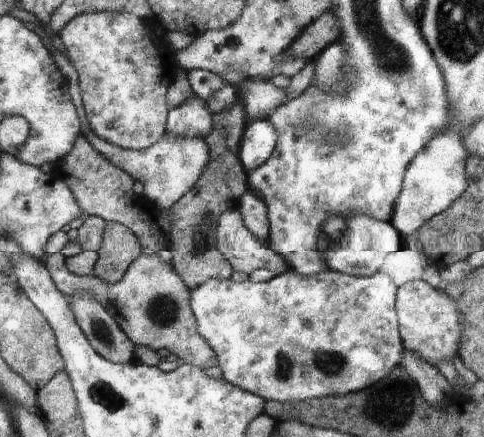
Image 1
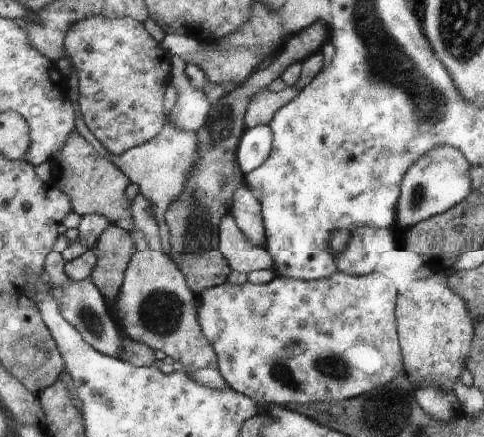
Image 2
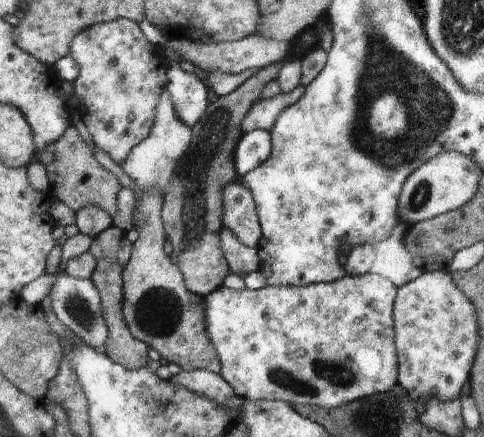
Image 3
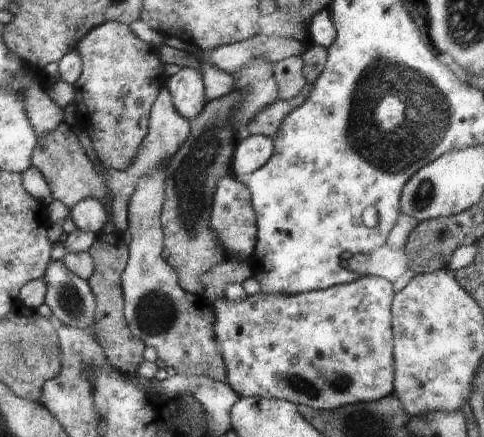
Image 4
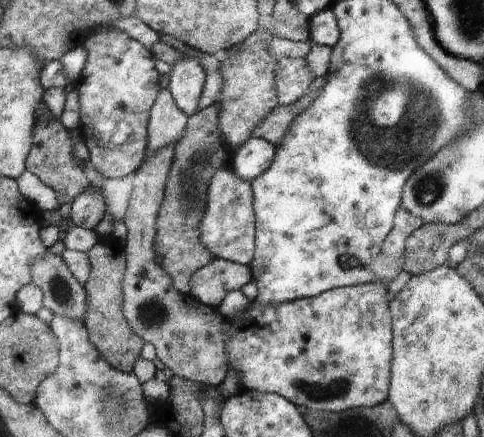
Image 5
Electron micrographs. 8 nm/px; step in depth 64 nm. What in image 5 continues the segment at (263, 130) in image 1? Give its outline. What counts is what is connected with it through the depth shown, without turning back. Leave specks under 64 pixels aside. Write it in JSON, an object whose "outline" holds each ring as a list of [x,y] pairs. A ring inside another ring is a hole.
{"outline":[[[248,137],[232,152],[230,165],[237,177],[252,180],[262,174],[273,162],[275,146],[266,139]]]}

